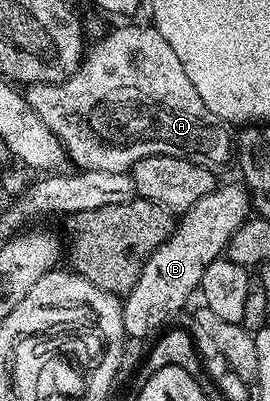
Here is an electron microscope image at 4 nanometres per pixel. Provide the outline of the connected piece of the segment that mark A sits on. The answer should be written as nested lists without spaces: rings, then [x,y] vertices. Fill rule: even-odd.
[[[152,24],[121,26],[111,31],[102,42],[88,47],[80,68],[66,82],[35,82],[24,91],[24,95],[39,120],[51,128],[64,146],[68,161],[74,162],[78,171],[126,172],[140,158],[164,154],[179,156],[191,160],[191,164],[216,171],[217,166],[231,162],[235,150],[234,135],[231,130],[229,134],[225,127],[228,125],[209,110],[206,102],[199,100],[199,92],[195,92],[191,80],[187,80],[187,72],[183,72],[175,48],[163,40]]]

